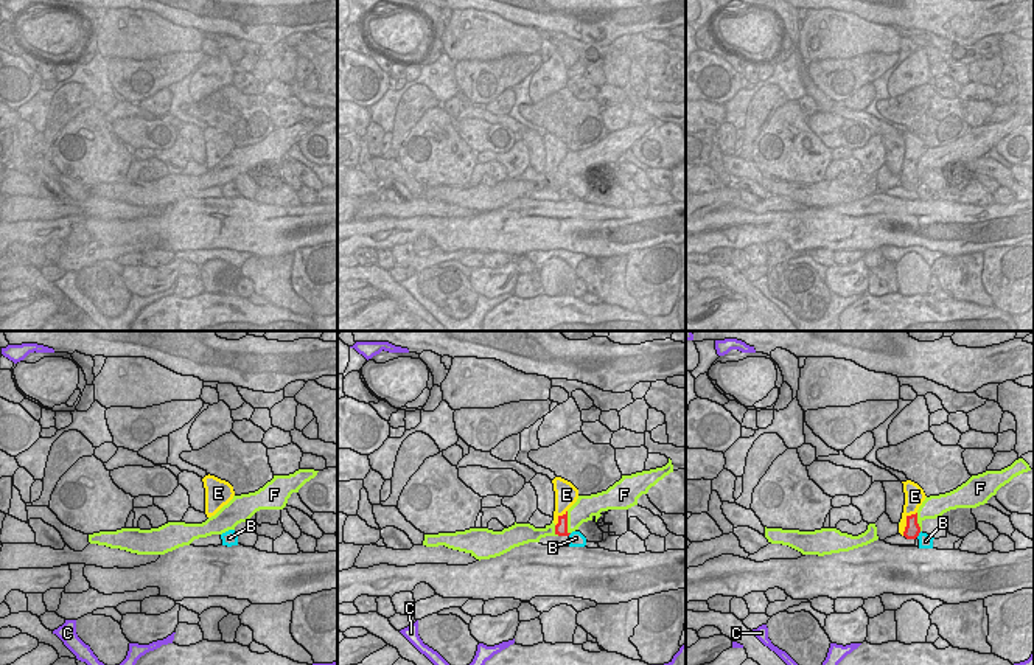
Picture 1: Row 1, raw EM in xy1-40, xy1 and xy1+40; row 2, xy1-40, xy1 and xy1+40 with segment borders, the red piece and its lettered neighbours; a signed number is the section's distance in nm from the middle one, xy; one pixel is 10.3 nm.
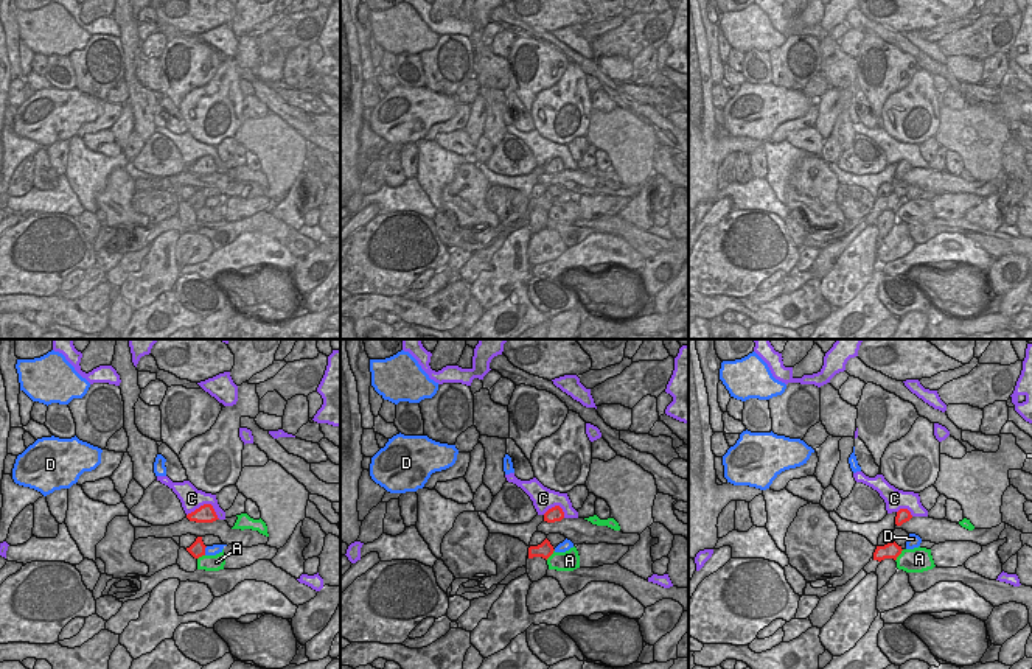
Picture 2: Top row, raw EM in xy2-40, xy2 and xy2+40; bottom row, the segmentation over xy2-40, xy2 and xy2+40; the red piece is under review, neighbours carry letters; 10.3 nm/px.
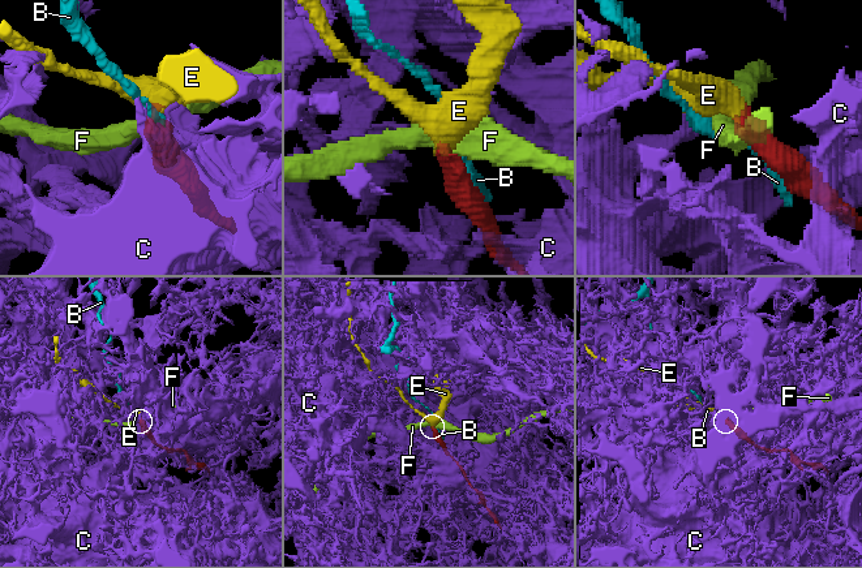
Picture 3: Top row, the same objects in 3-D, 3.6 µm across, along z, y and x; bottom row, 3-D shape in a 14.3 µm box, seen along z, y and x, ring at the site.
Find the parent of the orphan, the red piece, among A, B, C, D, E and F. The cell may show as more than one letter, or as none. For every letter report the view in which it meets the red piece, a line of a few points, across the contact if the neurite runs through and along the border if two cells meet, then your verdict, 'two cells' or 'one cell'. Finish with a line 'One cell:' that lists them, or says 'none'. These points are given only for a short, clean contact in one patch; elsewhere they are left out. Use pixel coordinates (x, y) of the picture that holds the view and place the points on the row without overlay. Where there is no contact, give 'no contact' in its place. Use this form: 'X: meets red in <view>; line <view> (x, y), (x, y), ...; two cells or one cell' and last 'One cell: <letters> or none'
A: meets red in xy2+40; line xy2+40 (903, 201), (896, 212); two cells
B: meets red in xy1+40; two cells
C: meets red in xy2-40; two cells
D: meets red in xy2-40; two cells
E: meets red in xy1+40; line xy1+40 (911, 182), (907, 174), (913, 151); one cell
F: meets red in xy1; line xy1 (566, 163), (566, 182), (569, 185); two cells
One cell: E

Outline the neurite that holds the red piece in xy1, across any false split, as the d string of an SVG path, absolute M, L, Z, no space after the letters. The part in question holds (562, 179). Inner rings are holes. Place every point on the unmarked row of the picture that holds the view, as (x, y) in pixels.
M555 129L552 135L555 143L555 186L569 188L571 185L568 183L568 162L577 154L578 141L561 129Z

